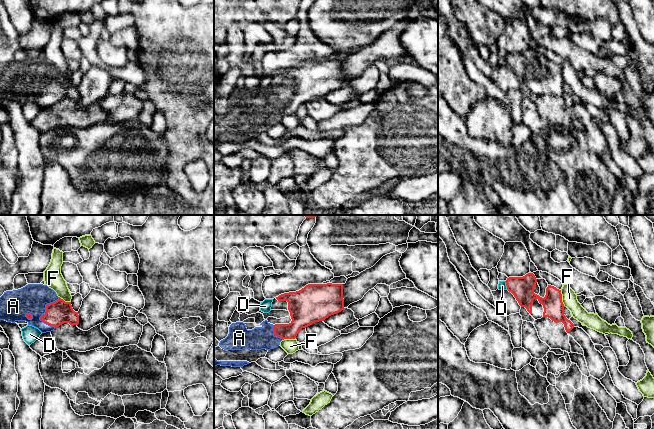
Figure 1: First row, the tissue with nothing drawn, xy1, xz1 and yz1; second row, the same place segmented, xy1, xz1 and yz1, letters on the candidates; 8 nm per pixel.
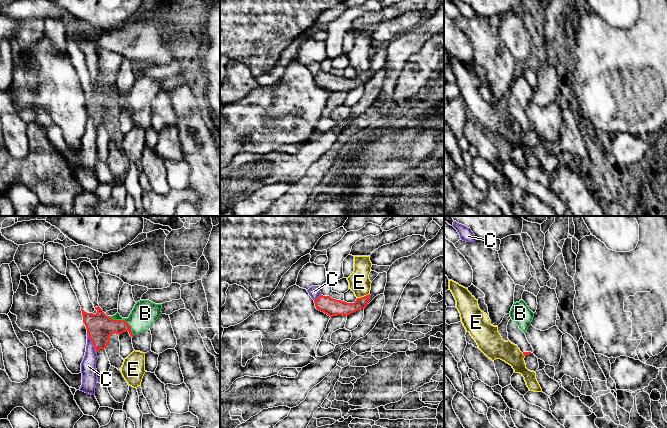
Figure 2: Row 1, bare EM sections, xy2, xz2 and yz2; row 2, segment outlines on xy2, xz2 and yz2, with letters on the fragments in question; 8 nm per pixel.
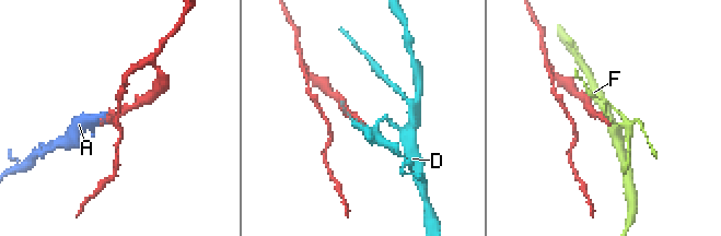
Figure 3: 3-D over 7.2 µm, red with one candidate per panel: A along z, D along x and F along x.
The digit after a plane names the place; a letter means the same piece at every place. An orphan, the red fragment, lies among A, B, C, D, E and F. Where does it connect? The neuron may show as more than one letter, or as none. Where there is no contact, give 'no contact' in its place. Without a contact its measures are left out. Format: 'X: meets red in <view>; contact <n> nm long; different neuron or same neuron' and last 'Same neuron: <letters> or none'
A: meets red in xy1; contact 260 nm long; same neuron
B: meets red in xy2; contact 260 nm long; same neuron
C: meets red in xy2; contact 180 nm long; different neuron
D: meets red in yz1; contact 80 nm long; different neuron
E: meets red in xz2; contact 100 nm long; different neuron
F: meets red in yz1; contact 140 nm long; different neuron
Same neuron: A, B

